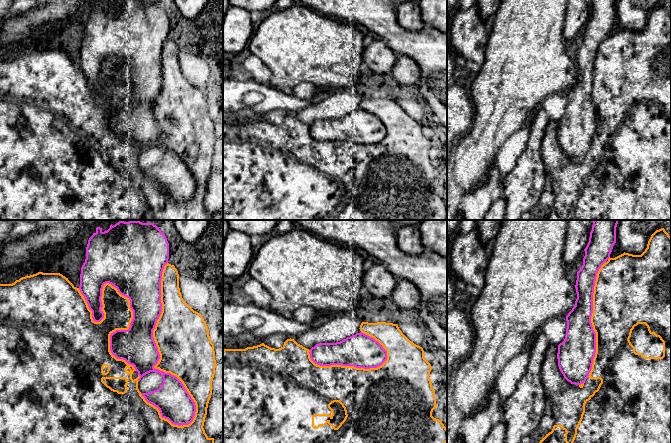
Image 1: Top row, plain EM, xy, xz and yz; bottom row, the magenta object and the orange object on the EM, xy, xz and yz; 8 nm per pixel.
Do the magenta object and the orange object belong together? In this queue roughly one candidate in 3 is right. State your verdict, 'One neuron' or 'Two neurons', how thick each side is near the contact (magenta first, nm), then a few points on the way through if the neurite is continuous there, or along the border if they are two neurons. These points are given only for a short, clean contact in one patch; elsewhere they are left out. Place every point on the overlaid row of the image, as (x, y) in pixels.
Two neurons. Thickness 300 nm (magenta) against 440 nm

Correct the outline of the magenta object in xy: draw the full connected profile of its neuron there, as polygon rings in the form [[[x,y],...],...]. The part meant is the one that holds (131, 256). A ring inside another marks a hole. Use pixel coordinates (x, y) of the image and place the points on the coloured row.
[[[120,220],[104,232],[102,228],[97,227],[88,240],[86,259],[81,267],[79,290],[92,311],[95,322],[104,318],[101,297],[106,283],[111,284],[130,300],[130,308],[133,311],[130,327],[128,330],[116,330],[111,333],[110,351],[117,359],[123,359],[134,366],[140,376],[138,382],[150,372],[162,375],[163,383],[159,389],[141,395],[159,409],[162,418],[168,419],[174,425],[183,426],[193,421],[196,412],[195,402],[176,376],[154,368],[160,354],[153,338],[153,330],[162,312],[161,279],[168,259],[167,238],[153,223]]]

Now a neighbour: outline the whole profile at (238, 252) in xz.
[[[230,231],[223,244],[223,275],[242,276],[254,257],[255,250],[251,237],[236,231]]]

